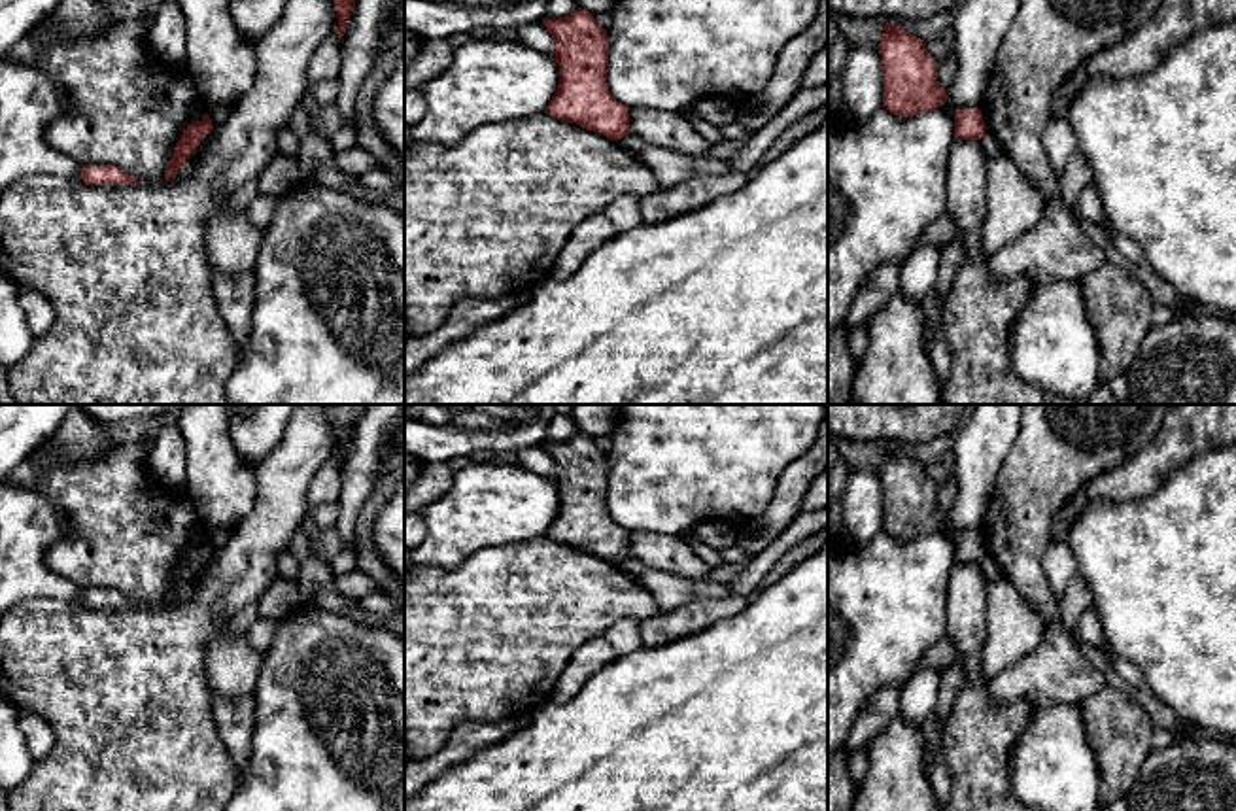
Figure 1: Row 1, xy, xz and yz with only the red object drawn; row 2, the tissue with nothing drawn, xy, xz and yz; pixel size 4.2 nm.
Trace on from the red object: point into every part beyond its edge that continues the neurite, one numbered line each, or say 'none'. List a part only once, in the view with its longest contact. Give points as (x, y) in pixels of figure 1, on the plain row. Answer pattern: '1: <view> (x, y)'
none

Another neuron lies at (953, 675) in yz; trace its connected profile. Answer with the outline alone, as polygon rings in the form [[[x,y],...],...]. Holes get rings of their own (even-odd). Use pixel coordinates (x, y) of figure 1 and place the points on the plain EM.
[[[954,658],[947,662],[941,673],[936,715],[939,716],[943,724],[949,718],[953,703],[964,686],[964,667],[966,667],[966,662],[962,658]]]

